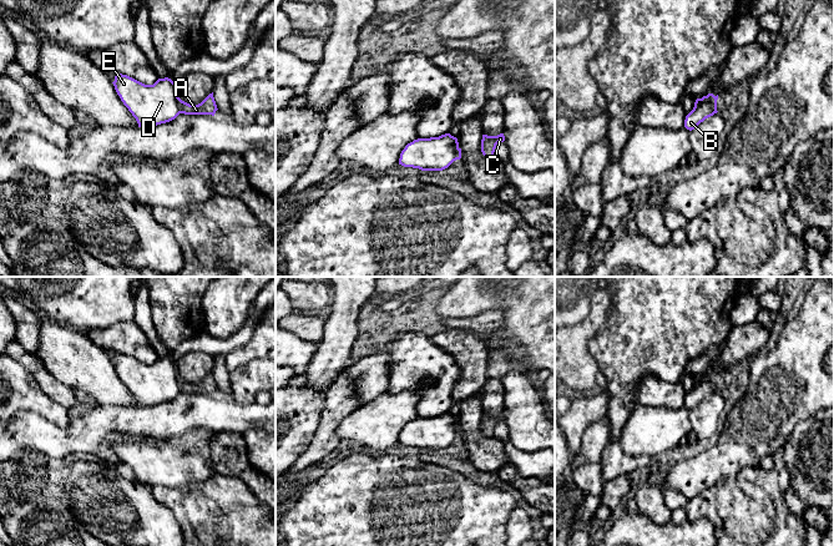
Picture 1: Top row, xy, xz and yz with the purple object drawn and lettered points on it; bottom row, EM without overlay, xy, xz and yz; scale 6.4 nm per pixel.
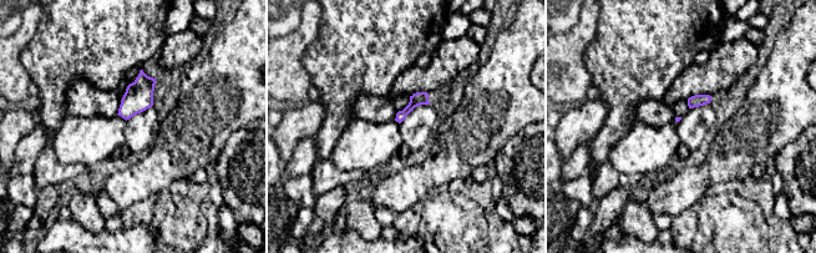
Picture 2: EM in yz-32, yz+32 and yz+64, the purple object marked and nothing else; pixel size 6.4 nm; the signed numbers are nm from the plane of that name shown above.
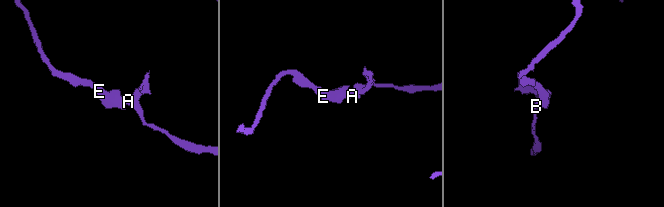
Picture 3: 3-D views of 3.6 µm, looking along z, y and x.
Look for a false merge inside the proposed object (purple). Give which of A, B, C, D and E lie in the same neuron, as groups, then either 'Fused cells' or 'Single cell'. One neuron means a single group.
Groups: A C / B D E. Fused cells

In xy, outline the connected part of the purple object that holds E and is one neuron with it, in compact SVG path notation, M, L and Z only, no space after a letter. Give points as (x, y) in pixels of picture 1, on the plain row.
M117 353L112 363L138 406L166 403L181 393L176 363L168 357L158 358L153 364L145 364Z

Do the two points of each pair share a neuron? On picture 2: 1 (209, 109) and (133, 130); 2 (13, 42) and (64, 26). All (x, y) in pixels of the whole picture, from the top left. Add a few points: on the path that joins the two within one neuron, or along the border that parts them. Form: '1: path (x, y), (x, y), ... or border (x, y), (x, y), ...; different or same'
1: border (156, 133), (153, 145), (145, 153); different
2: border (42, 13), (36, 34), (20, 55), (23, 64); different

